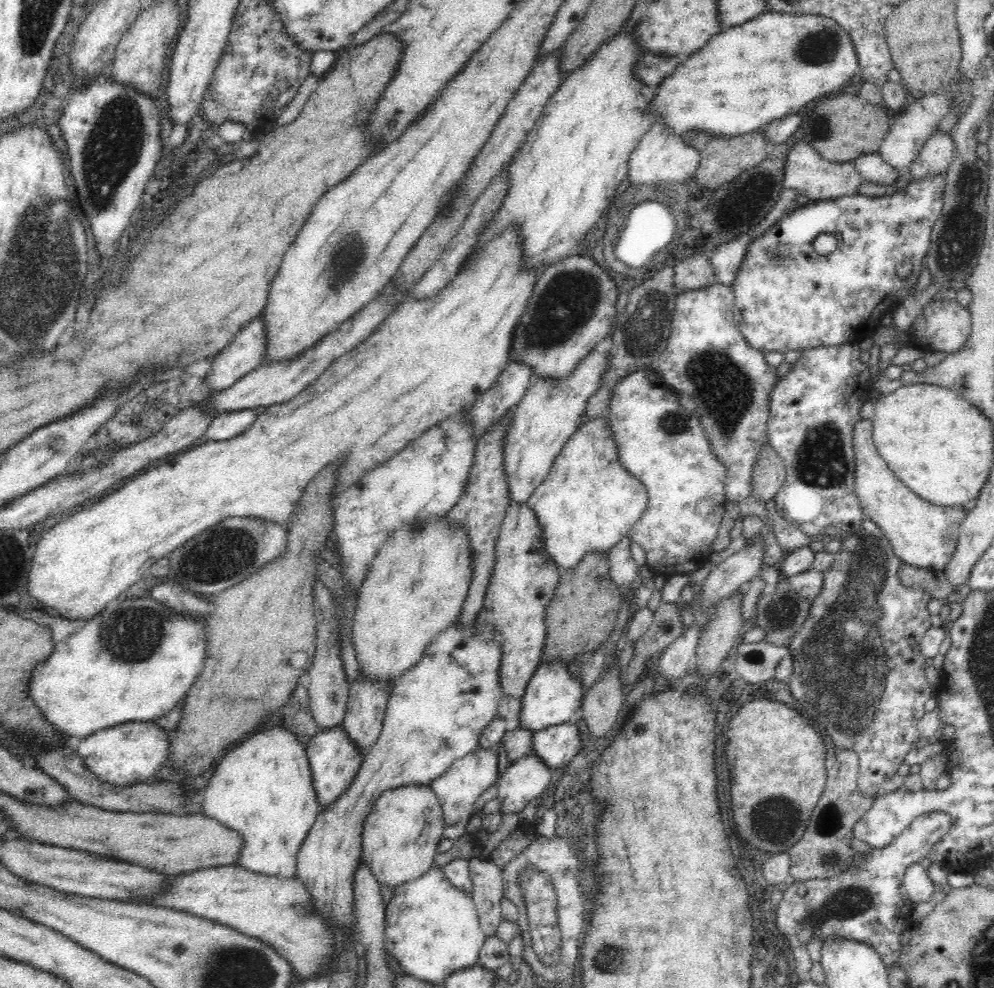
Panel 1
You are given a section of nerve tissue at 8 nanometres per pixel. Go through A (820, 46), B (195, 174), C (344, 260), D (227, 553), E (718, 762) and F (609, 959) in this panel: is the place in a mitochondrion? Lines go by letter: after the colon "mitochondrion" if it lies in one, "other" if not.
A: mitochondrion
B: other
C: mitochondrion
D: mitochondrion
E: other
F: mitochondrion

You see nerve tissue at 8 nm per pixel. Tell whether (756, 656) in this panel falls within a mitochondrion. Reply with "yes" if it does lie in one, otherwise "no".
yes

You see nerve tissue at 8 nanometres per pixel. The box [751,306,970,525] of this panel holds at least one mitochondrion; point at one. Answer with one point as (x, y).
(821, 461)

